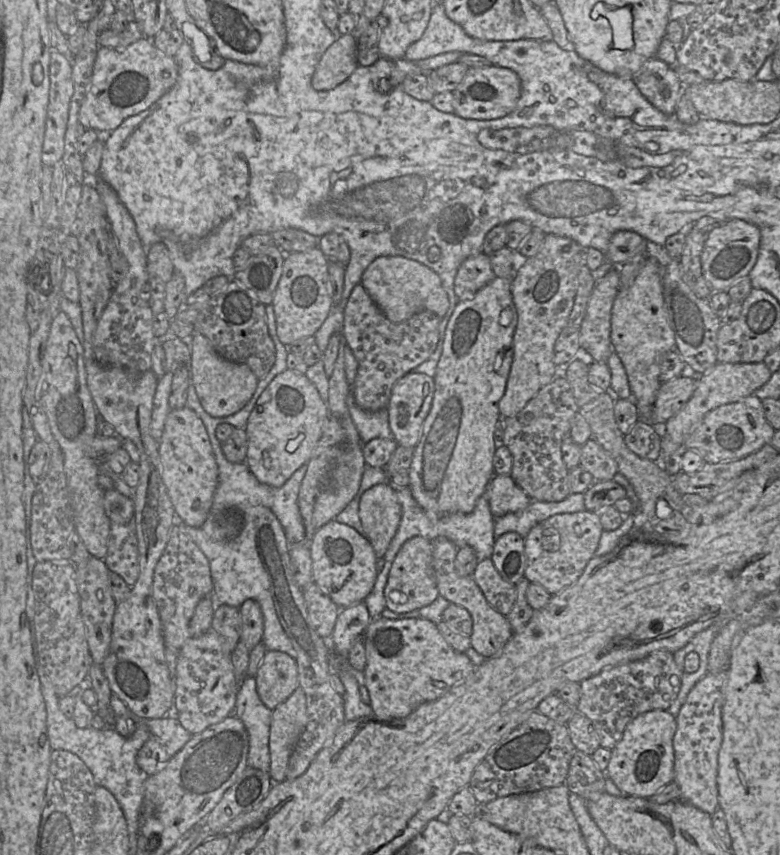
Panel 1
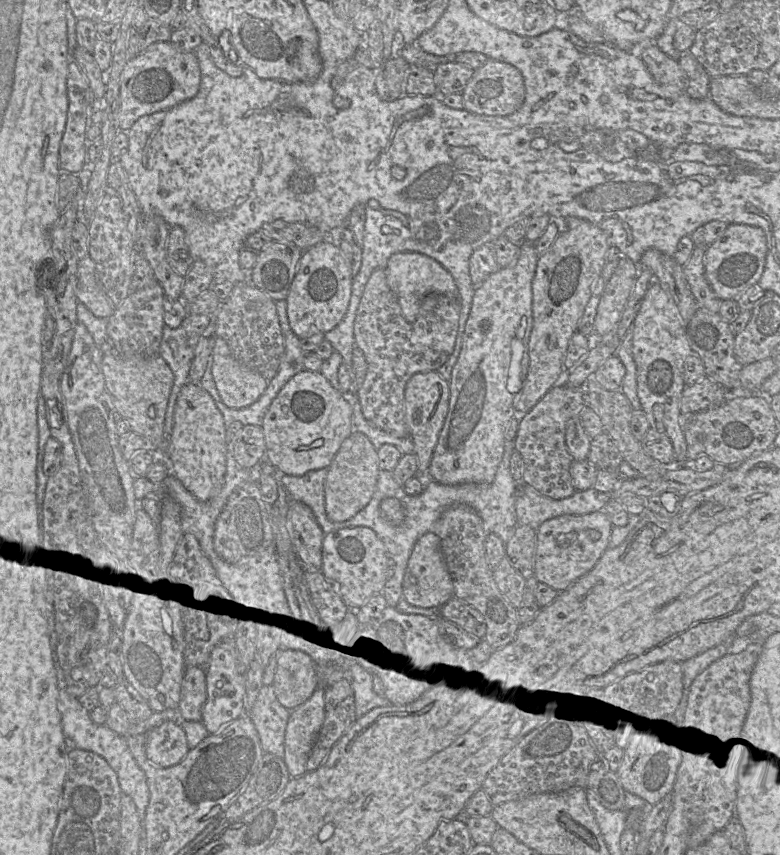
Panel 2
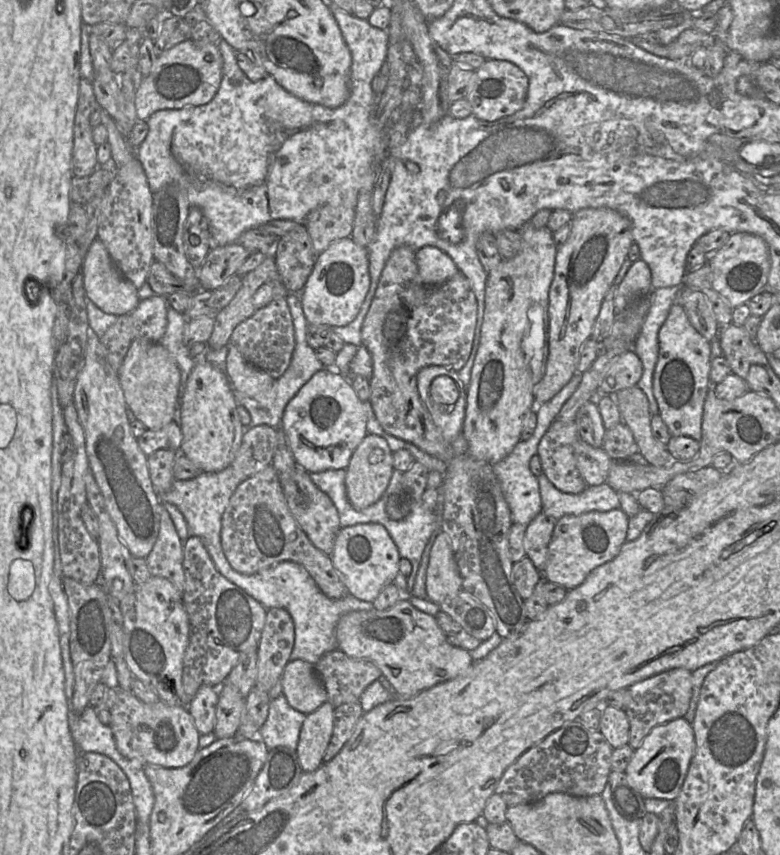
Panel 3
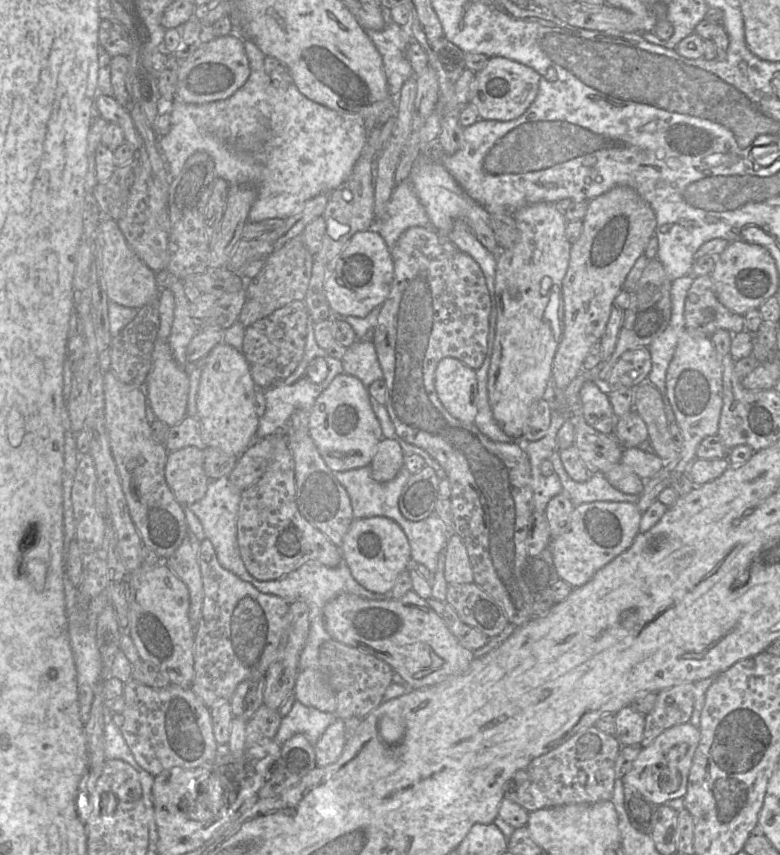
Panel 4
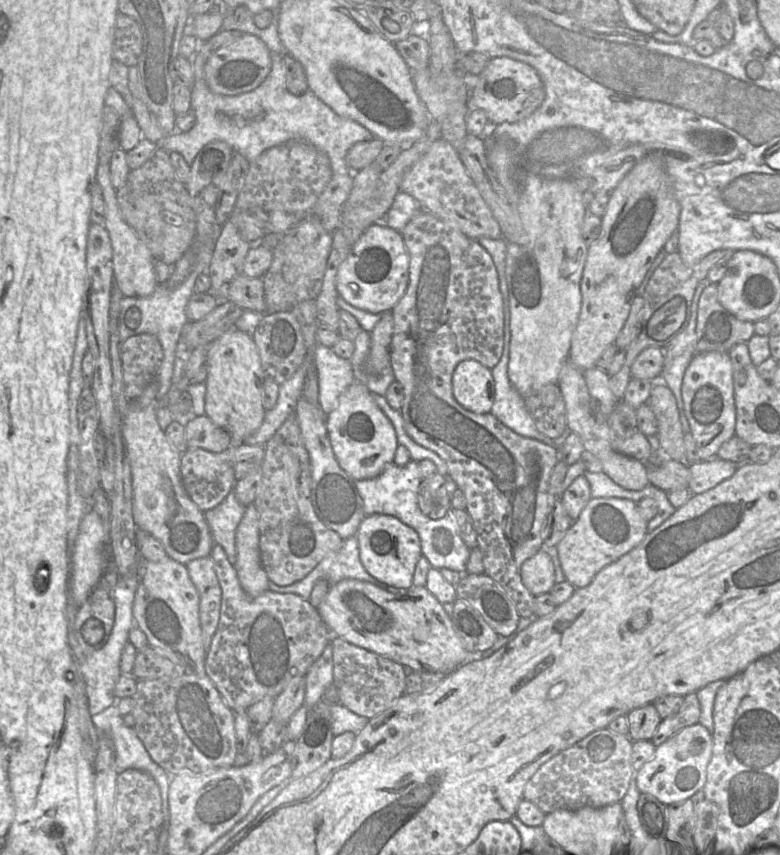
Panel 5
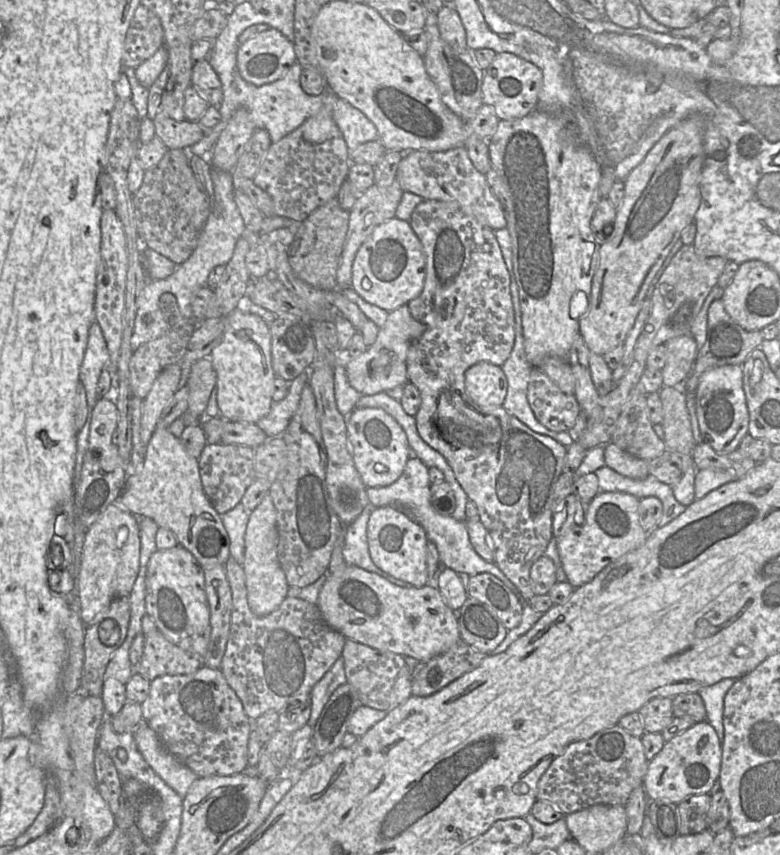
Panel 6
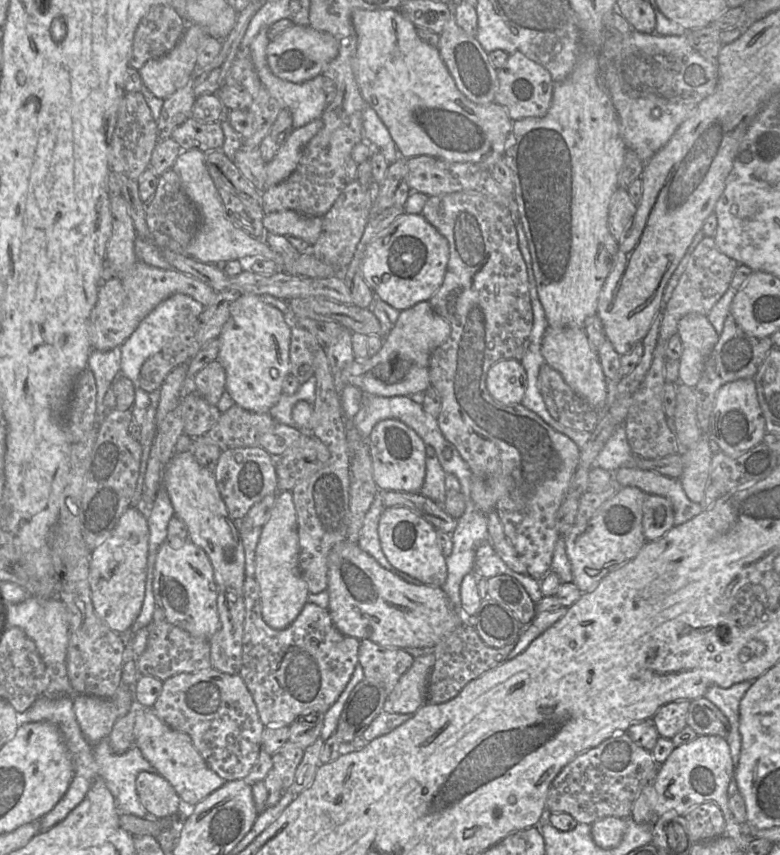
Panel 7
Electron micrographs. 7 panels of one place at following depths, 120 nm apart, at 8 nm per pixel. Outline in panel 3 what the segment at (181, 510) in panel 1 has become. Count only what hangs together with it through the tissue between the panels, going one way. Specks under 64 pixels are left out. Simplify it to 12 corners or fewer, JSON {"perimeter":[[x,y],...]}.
{"perimeter":[[223,369],[187,381],[179,453],[228,468],[247,428]]}

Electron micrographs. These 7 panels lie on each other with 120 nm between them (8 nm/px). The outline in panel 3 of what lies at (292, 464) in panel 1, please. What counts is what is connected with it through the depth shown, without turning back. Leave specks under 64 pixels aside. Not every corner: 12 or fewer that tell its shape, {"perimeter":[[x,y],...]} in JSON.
{"perimeter":[[324,369],[279,430],[309,473],[345,470],[368,434],[347,377]]}

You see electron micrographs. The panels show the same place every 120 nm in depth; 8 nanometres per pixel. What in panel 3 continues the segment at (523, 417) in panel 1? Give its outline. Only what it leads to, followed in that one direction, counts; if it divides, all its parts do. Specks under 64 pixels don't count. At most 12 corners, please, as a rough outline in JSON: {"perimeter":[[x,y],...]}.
{"perimeter":[[555,419],[538,445],[542,473],[564,493],[587,486],[573,454],[575,420]]}

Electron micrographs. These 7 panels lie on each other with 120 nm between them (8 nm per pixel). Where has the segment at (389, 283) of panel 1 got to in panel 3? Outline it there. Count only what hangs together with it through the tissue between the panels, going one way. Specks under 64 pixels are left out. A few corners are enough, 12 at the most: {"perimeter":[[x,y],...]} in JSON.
{"perimeter":[[437,247],[419,248],[419,277],[441,285],[458,272],[451,257]]}

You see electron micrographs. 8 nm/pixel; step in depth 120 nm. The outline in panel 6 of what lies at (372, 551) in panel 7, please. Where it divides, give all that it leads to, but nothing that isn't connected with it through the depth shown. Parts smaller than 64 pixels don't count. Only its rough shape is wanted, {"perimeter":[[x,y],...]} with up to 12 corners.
{"perimeter":[[368,505],[345,526],[342,554],[347,565],[386,578],[369,554],[367,526]]}

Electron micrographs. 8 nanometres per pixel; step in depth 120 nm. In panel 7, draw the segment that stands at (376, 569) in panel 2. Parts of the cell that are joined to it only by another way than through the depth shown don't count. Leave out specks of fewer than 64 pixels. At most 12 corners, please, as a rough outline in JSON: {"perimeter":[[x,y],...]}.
{"perimeter":[[385,508],[378,535],[393,567],[442,587],[447,557],[432,524]]}

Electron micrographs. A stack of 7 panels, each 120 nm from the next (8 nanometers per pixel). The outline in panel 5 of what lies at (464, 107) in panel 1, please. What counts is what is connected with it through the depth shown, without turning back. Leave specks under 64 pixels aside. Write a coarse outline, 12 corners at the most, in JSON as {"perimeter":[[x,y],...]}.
{"perimeter":[[491,58],[471,106],[491,124],[516,122],[543,101],[530,65]]}

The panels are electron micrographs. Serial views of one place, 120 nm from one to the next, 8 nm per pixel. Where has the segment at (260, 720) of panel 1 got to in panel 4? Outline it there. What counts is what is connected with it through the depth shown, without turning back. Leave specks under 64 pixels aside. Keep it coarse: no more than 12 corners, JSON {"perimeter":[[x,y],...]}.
{"perimeter":[[295,701],[273,740],[295,734],[315,744],[337,718]]}

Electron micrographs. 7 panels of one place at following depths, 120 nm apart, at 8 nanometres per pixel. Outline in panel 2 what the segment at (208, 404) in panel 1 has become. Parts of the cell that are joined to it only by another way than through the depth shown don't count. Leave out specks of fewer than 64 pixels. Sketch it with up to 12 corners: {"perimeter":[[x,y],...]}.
{"perimeter":[[214,339],[211,373],[222,403],[254,404],[269,381]]}

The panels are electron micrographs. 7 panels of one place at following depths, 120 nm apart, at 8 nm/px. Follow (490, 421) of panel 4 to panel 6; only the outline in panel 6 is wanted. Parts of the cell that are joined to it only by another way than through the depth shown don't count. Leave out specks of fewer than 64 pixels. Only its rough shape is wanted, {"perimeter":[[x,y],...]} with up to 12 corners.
{"perimeter":[[521,323],[502,365],[508,388],[502,407],[534,432],[568,447],[574,431],[555,432],[535,417],[527,389],[535,369],[526,359]]}

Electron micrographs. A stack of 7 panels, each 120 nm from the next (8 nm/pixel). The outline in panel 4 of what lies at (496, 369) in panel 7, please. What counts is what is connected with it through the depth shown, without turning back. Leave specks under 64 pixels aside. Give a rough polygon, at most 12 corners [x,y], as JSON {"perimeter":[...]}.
{"perimeter":[[442,359],[435,389],[444,408],[472,423],[477,415],[476,370]]}

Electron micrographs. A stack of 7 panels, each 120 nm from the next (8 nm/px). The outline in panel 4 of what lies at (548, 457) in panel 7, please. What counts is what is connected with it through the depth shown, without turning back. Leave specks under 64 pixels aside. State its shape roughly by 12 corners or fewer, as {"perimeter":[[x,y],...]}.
{"perimeter":[[431,227],[393,246],[372,339],[397,435],[445,470],[474,583],[532,619],[529,457],[440,402],[492,301]]}

